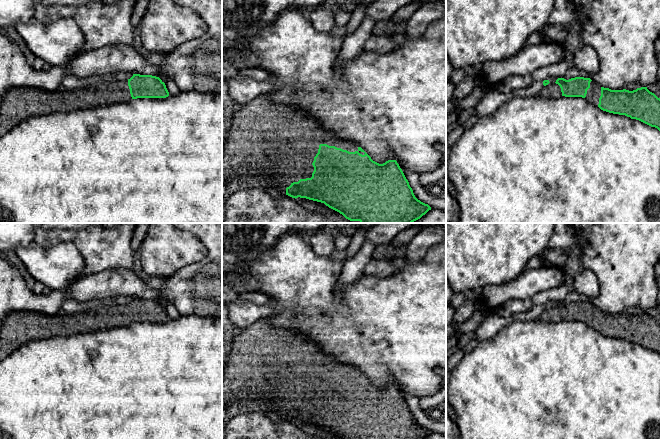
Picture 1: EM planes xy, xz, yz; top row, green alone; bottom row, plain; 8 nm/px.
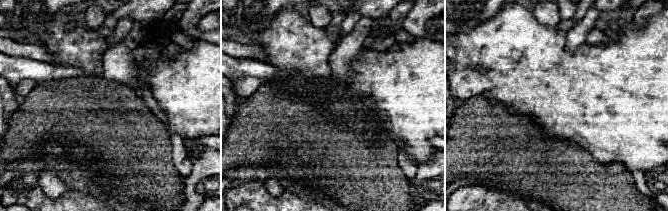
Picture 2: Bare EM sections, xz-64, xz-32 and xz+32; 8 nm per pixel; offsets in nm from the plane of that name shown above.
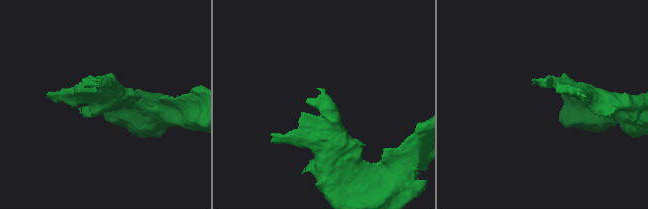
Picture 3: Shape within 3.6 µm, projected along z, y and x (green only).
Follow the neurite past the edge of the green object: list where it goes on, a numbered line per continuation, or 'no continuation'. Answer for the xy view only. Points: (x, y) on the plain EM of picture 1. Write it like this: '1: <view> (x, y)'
1: xy (19, 327)

